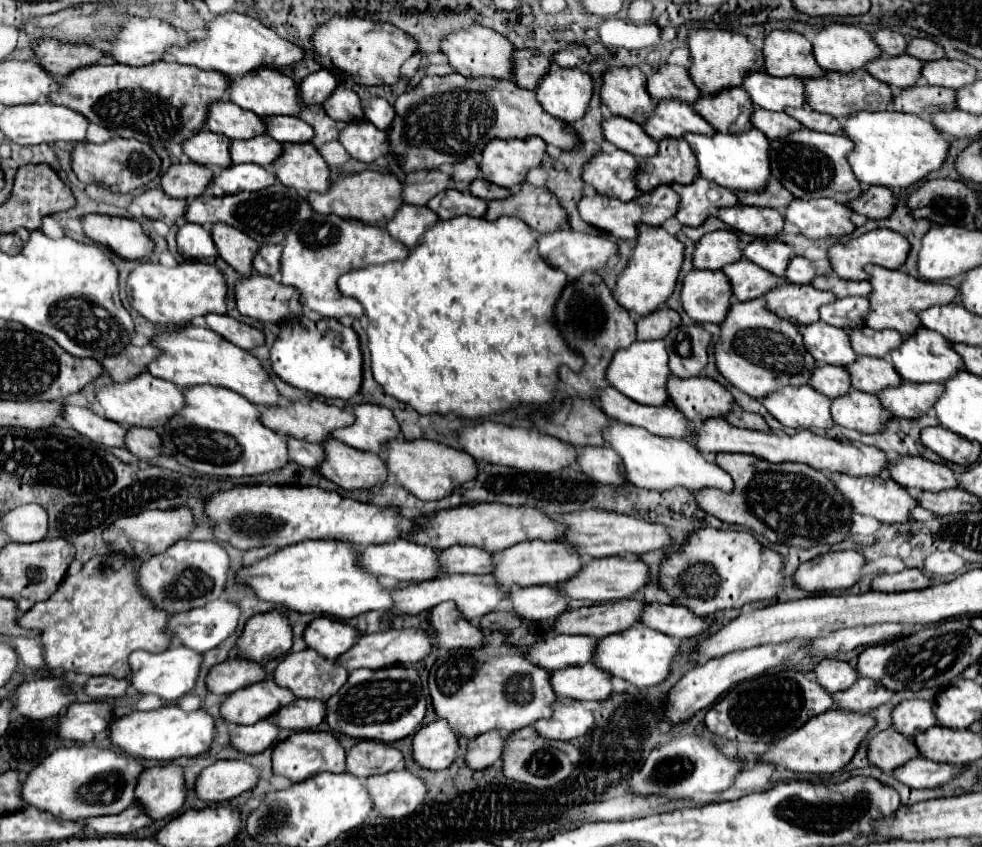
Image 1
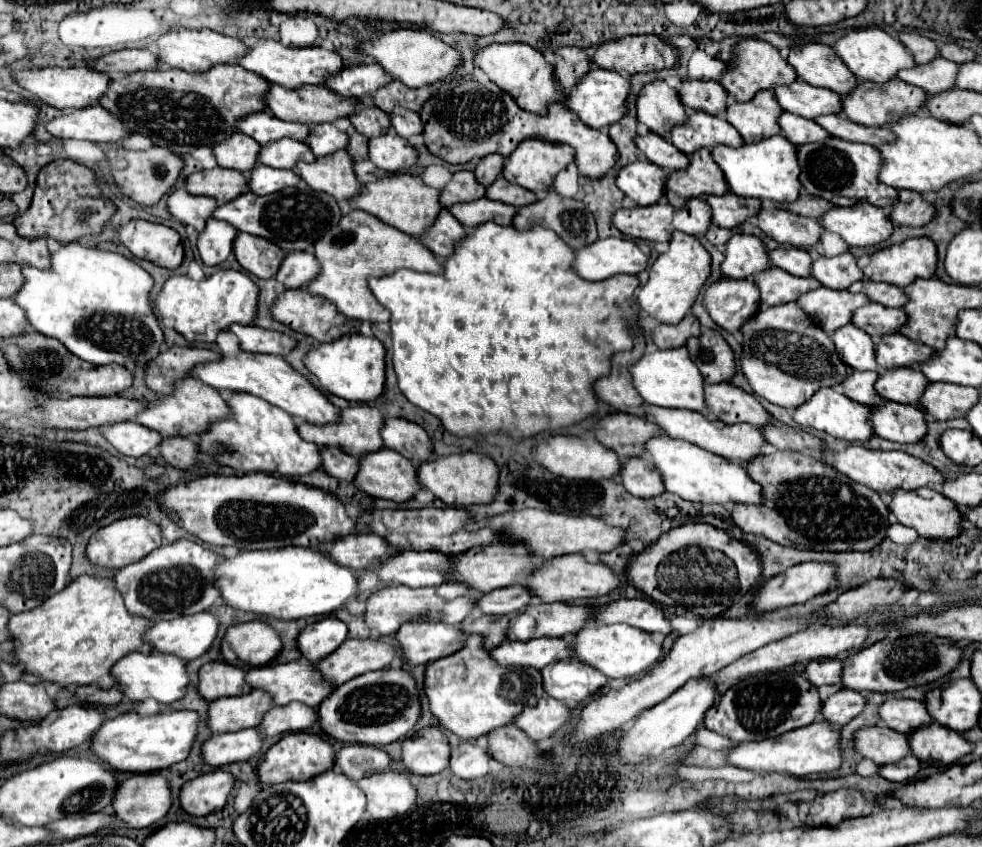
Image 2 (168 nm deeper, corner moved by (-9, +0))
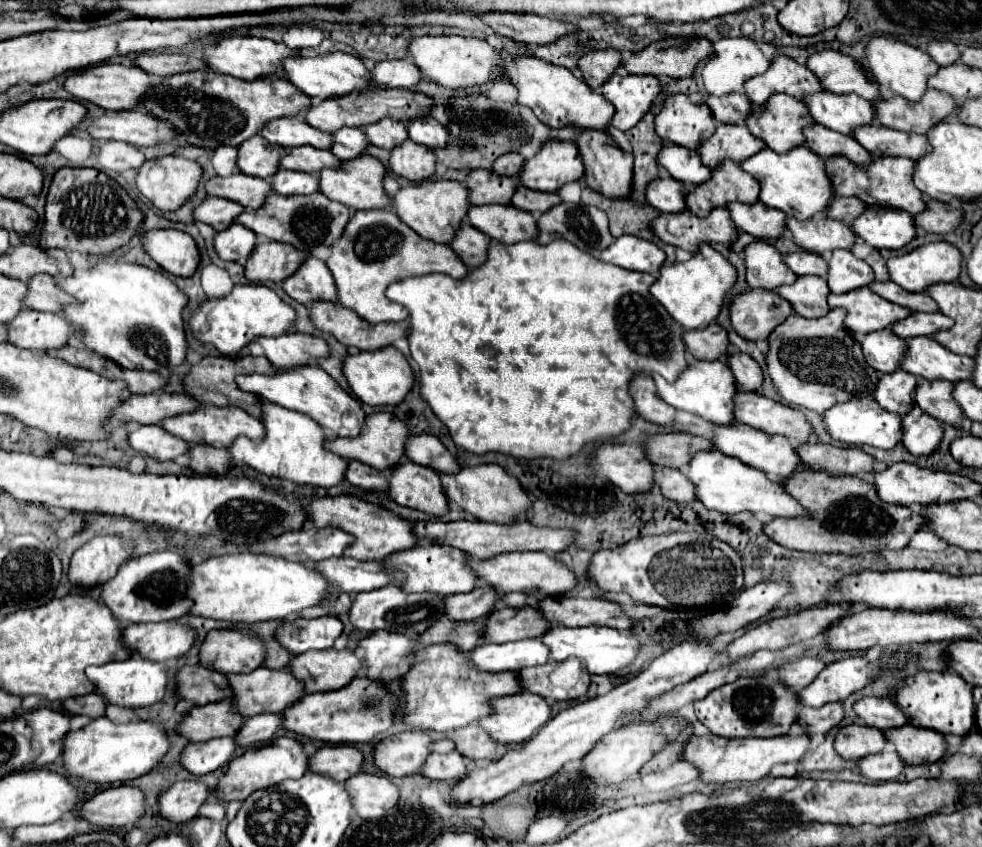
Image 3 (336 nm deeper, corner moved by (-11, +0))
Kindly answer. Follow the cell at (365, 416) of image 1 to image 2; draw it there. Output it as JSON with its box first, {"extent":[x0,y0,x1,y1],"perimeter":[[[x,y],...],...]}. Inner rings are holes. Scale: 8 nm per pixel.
{"extent":[381,419,433,465],"perimeter":[[[387,419],[381,429],[385,447],[395,449],[407,459],[415,459],[415,465],[421,465],[433,457],[433,443],[427,431],[405,419]]]}

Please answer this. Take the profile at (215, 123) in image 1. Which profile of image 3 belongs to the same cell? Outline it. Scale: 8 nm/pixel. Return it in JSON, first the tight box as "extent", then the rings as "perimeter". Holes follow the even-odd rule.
{"extent":[259,115,331,149],"perimeter":[[[301,115],[273,119],[273,121],[265,123],[265,127],[259,131],[259,135],[285,149],[299,147],[299,145],[329,149],[329,145],[331,145],[331,135],[307,125]]]}

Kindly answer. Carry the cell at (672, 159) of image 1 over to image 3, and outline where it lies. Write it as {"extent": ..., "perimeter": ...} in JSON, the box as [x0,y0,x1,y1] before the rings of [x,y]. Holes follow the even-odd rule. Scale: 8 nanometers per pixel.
{"extent":[685,161,759,215],"perimeter":[[[723,161],[713,169],[711,179],[695,185],[685,197],[685,205],[695,215],[707,215],[715,207],[725,207],[731,201],[755,203],[759,195],[759,183],[739,169],[735,161]]]}

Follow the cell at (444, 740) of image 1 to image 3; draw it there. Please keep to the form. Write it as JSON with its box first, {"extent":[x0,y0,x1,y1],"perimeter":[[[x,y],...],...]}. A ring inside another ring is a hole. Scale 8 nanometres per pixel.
{"extent":[375,729,433,777],"perimeter":[[[411,729],[399,735],[391,735],[381,741],[375,749],[375,765],[389,777],[405,777],[423,771],[423,763],[431,753],[433,739],[419,731]]]}

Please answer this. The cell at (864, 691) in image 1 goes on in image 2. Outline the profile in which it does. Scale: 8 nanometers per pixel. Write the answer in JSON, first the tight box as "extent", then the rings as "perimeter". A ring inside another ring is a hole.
{"extent":[821,689,865,727],"perimeter":[[[839,689],[837,693],[829,695],[821,703],[821,715],[833,727],[843,727],[853,717],[857,717],[863,711],[863,707],[865,707],[865,699],[861,693],[849,691],[849,689]]]}

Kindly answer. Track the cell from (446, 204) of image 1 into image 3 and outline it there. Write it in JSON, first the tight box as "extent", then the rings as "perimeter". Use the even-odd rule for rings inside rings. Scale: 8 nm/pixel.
{"extent":[469,205,537,243],"perimeter":[[[513,205],[469,207],[469,223],[501,243],[519,243],[537,237],[535,217]]]}

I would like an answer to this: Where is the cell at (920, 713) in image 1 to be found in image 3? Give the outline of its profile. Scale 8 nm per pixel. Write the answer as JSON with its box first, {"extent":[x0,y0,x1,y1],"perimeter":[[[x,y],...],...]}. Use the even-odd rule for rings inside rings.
{"extent":[855,697,909,731],"perimeter":[[[863,697],[855,703],[855,713],[869,725],[881,731],[891,727],[903,727],[909,723],[909,717],[891,697]]]}

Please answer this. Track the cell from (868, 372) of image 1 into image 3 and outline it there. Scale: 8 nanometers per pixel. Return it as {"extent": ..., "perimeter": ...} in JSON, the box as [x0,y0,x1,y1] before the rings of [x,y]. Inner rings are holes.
{"extent":[913,379,965,427],"perimeter":[[[919,379],[913,391],[913,401],[937,421],[959,427],[965,417],[957,407],[957,403],[953,401],[951,389],[953,389],[953,383],[945,379],[937,379],[937,381]]]}

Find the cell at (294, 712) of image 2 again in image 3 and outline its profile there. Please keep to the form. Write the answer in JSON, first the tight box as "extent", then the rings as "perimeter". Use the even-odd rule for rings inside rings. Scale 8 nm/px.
{"extent":[235,713,283,747],"perimeter":[[[261,713],[255,717],[249,717],[243,723],[243,729],[235,735],[239,747],[247,747],[259,741],[271,741],[275,731],[283,725],[283,713]]]}

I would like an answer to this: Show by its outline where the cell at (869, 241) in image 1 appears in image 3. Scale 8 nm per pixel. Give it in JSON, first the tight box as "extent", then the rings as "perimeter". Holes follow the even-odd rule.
{"extent":[887,241,961,291],"perimeter":[[[945,241],[927,243],[927,245],[921,245],[921,247],[915,247],[913,251],[905,253],[905,255],[891,257],[887,261],[887,269],[889,269],[889,279],[893,283],[901,285],[907,291],[923,291],[931,283],[955,281],[959,271],[961,271],[961,253],[959,253],[959,249],[955,249],[955,245],[945,243]]]}

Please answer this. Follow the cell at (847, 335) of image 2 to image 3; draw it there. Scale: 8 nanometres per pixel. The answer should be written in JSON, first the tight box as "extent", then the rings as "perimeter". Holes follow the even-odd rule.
{"extent":[859,329,905,373],"perimeter":[[[889,329],[869,333],[859,341],[863,349],[863,357],[867,359],[867,365],[881,373],[893,373],[899,369],[901,355],[905,353],[903,339],[893,335]]]}

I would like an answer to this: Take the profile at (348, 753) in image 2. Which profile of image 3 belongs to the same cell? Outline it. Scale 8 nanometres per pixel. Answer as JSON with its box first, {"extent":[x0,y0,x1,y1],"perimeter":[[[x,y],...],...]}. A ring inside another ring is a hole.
{"extent":[309,745,365,783],"perimeter":[[[327,745],[309,757],[309,771],[345,783],[363,767],[365,755],[353,745]]]}

